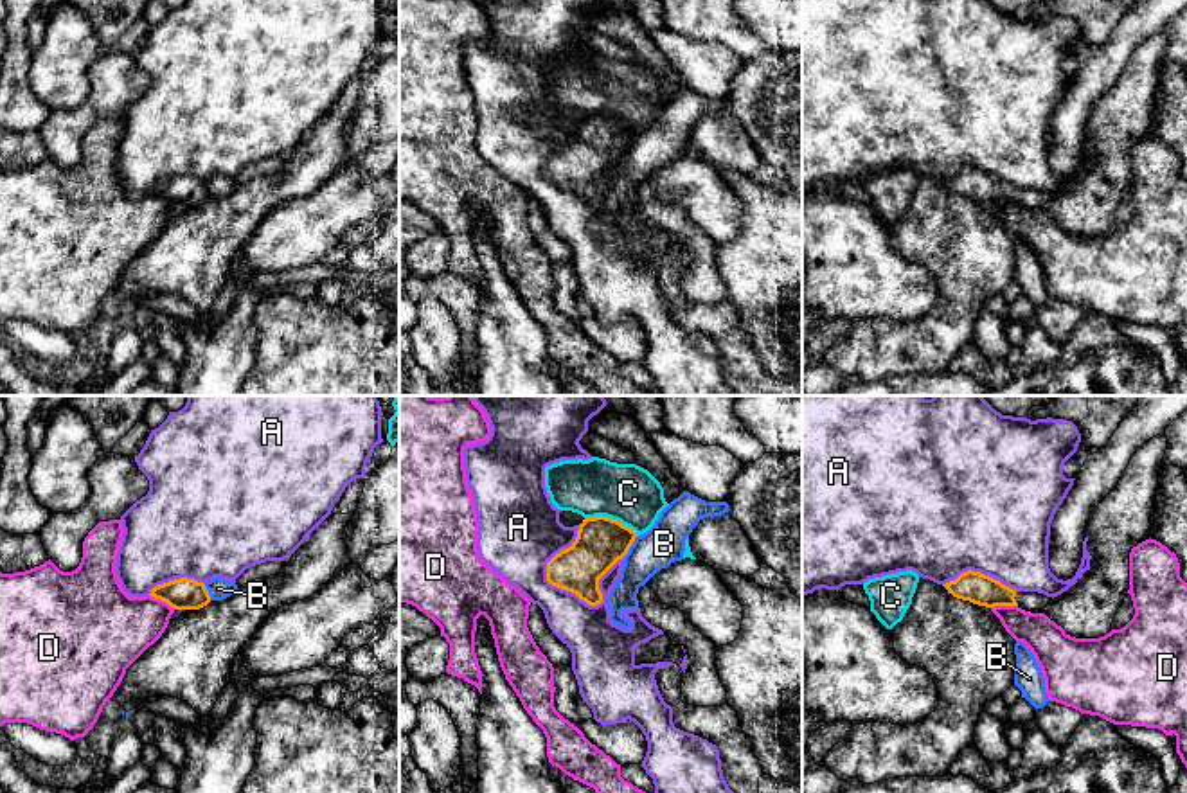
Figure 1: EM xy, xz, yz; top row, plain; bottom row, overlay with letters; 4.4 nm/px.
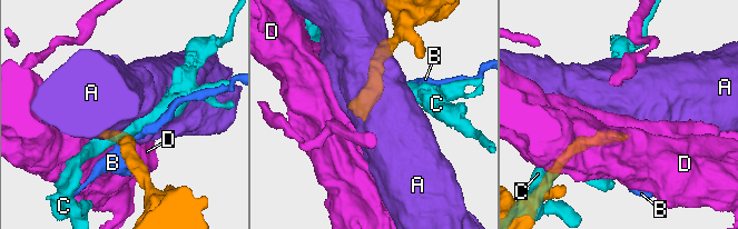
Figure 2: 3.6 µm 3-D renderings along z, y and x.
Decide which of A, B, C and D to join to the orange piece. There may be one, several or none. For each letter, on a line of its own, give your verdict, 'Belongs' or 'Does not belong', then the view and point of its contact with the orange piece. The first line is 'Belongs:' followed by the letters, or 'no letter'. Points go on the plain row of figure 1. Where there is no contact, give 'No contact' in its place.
Belongs: no letter
A: Does not belong. Touches orange at xz (547, 171)
B: Does not belong. Touches orange at xz (630, 142)
C: Does not belong. Touches orange at xz (610, 115)
D: Does not belong. Touches orange at yz (1004, 202)

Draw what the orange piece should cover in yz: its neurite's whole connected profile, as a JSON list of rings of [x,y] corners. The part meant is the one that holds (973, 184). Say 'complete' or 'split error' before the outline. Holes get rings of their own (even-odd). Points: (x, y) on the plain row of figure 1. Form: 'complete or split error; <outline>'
split error; [[[973,167],[960,171],[955,178],[942,183],[957,196],[986,205],[1018,203],[1031,210],[1041,210],[1052,198],[1052,194],[1038,189],[1016,189],[1000,178]]]

